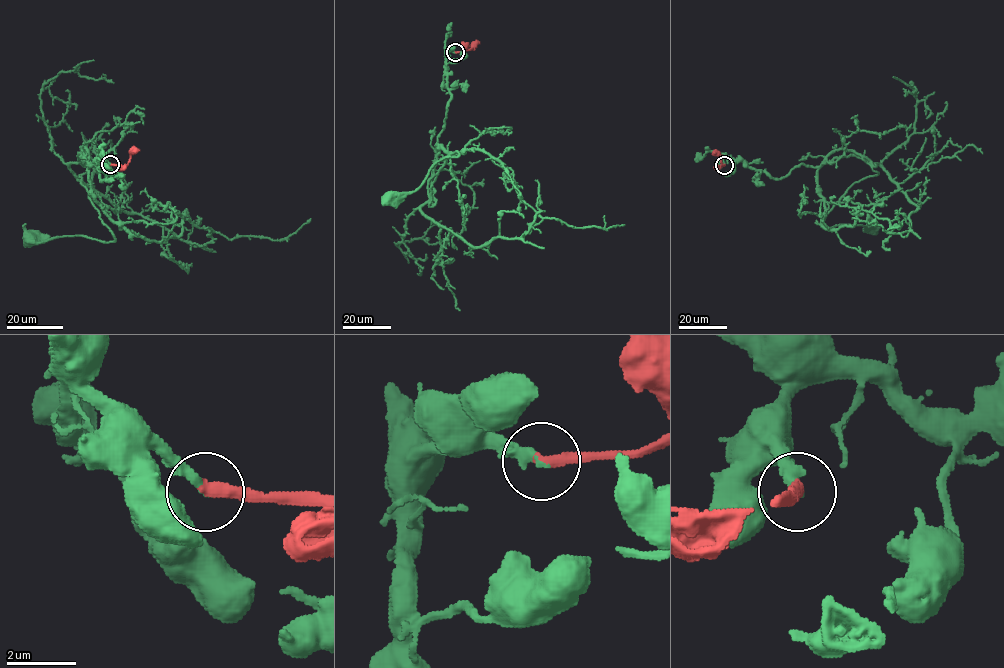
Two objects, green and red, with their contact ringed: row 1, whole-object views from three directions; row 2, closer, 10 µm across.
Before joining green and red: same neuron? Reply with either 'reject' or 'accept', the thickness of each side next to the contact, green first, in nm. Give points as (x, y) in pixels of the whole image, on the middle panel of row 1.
accept; 280 nm thick on the green side, 400 nm on the other

